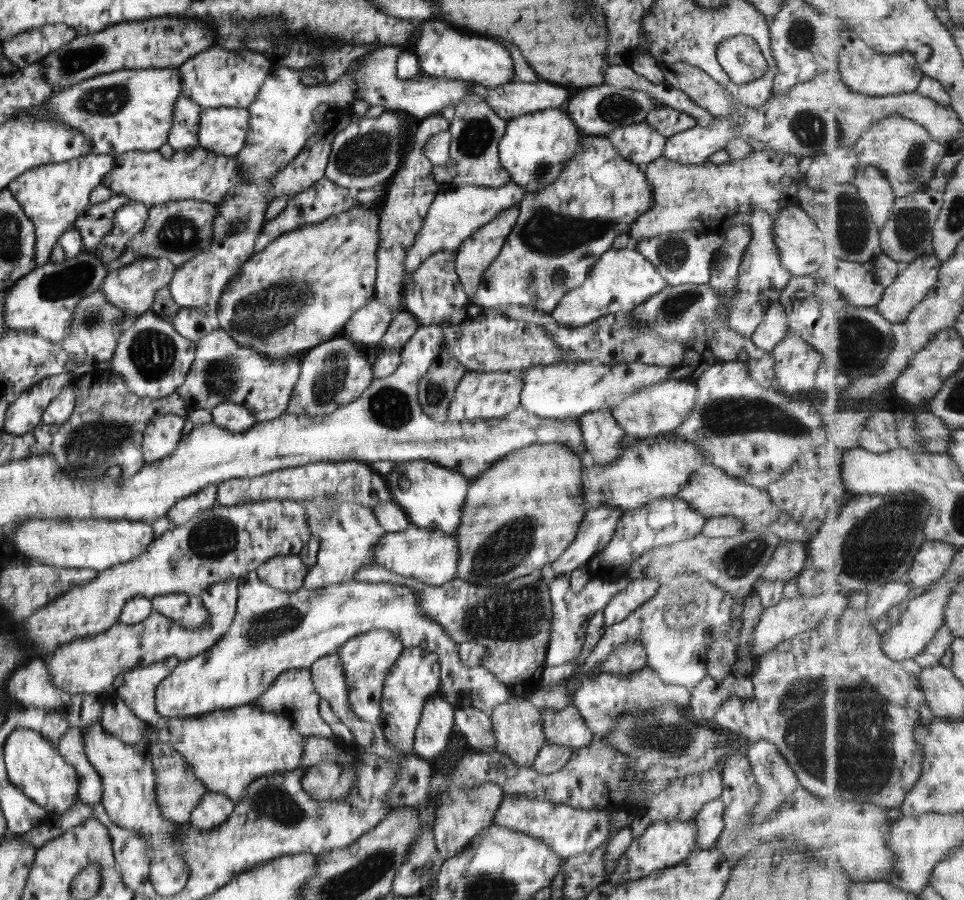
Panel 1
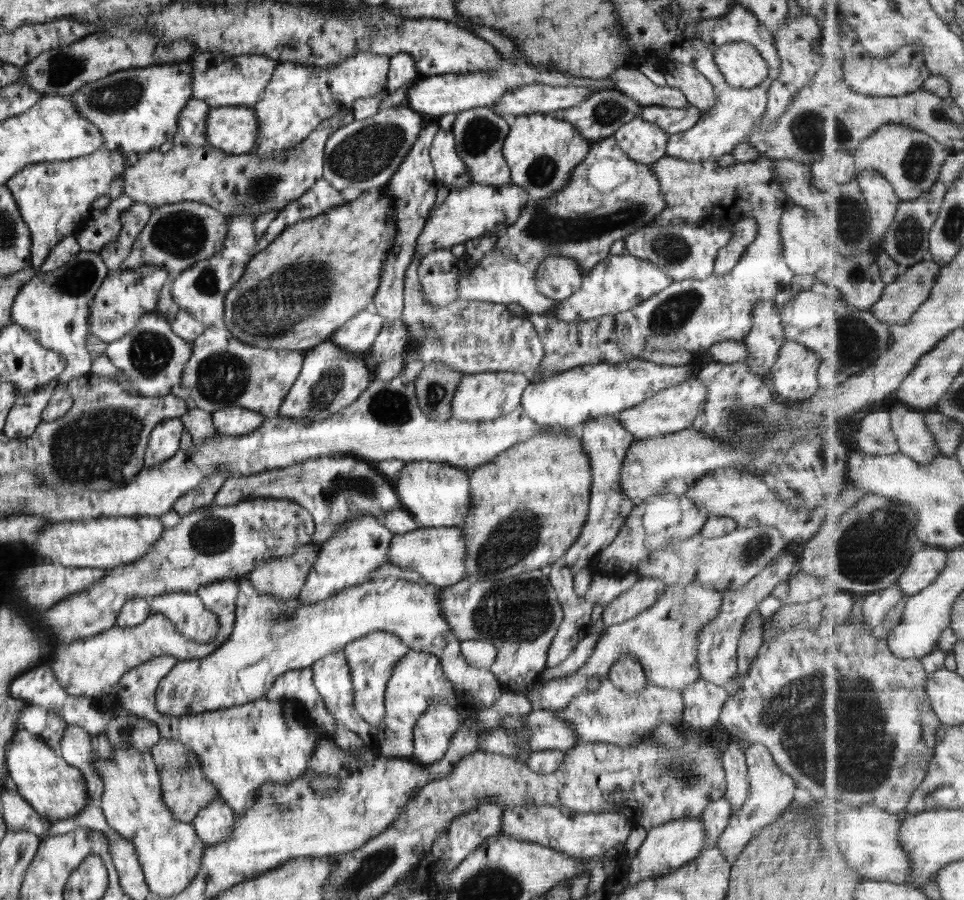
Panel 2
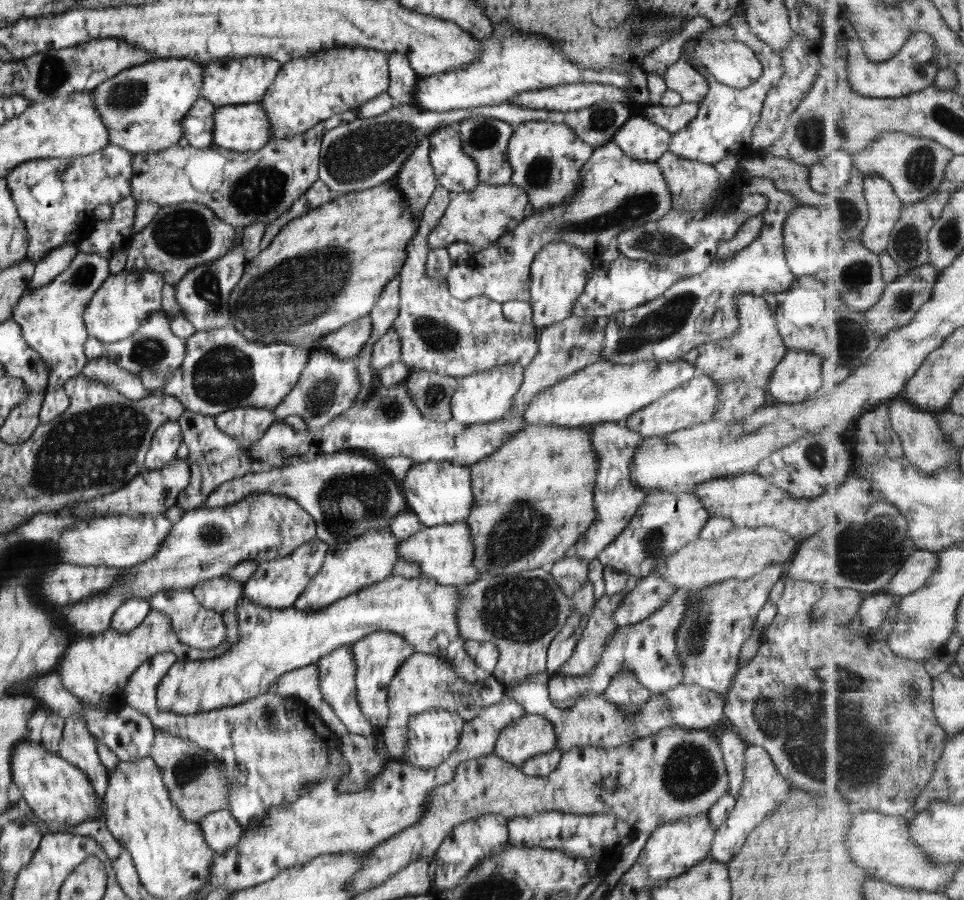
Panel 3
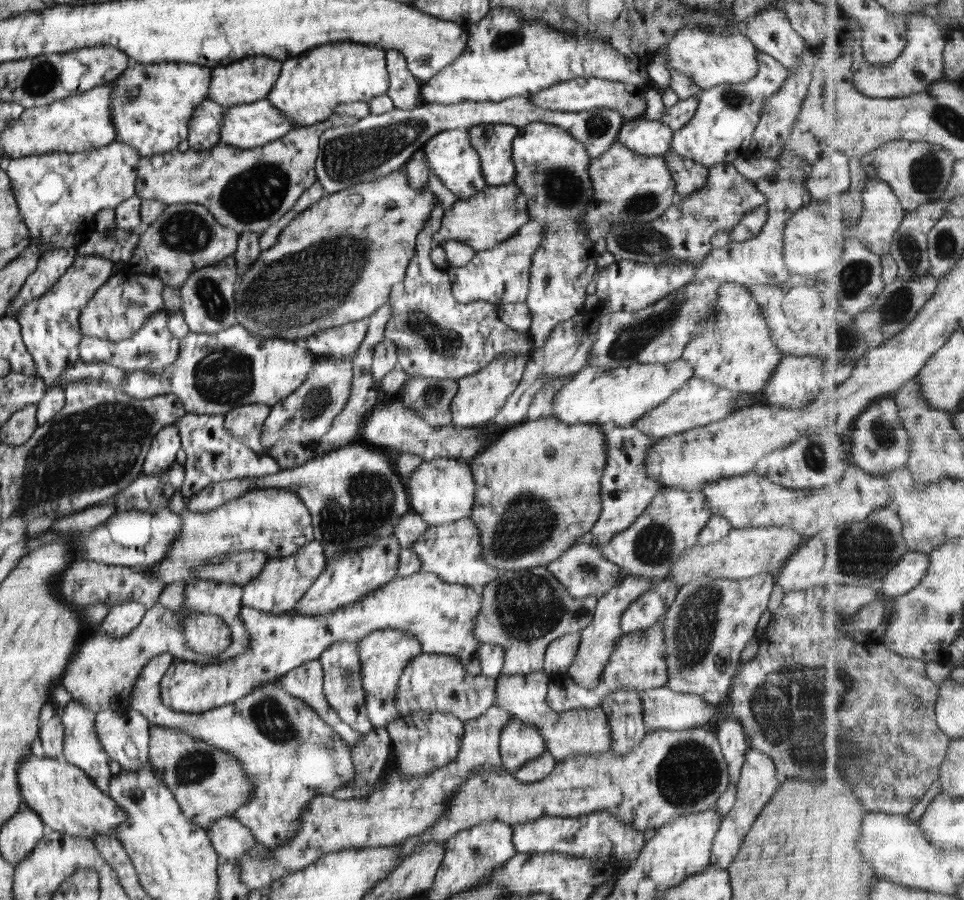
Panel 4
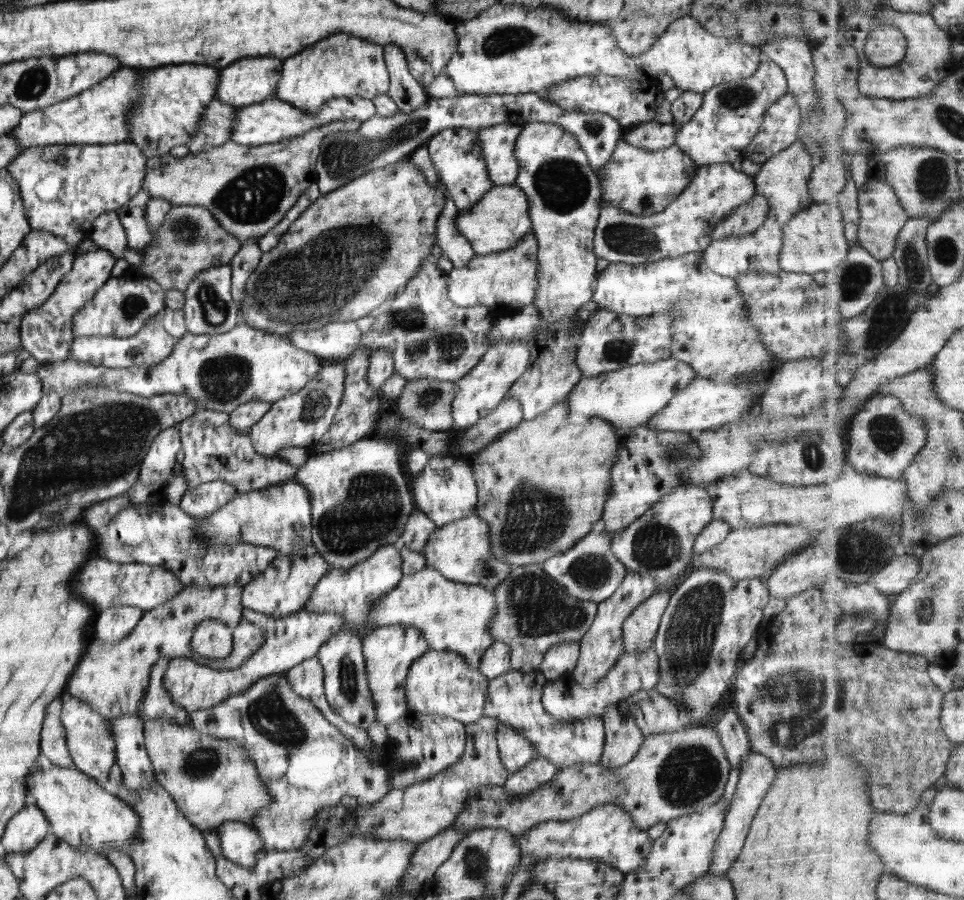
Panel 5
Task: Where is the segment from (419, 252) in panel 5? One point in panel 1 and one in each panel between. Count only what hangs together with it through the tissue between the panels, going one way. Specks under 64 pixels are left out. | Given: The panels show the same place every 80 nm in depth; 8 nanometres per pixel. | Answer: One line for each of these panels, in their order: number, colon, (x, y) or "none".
1: (300, 290)
2: (318, 273)
3: (322, 270)
4: (335, 262)

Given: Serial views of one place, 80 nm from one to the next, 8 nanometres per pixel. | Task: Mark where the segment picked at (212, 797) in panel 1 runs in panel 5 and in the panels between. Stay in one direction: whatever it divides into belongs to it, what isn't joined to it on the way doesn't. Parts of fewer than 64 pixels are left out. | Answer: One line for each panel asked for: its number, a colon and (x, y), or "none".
2: (212, 825)
3: (220, 831)
4: (229, 839)
5: (239, 843)

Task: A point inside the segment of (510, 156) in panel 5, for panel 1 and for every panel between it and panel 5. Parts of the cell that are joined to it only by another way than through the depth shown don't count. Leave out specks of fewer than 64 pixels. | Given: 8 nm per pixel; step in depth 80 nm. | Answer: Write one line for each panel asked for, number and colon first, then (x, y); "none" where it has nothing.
1: (475, 130)
2: (478, 132)
3: (483, 139)
4: (492, 142)

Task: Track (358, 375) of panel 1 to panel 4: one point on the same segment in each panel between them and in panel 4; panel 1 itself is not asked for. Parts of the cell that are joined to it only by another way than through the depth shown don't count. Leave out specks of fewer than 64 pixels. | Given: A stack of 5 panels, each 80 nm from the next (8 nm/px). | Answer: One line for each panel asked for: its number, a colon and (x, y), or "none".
2: (330, 379)
3: (327, 386)
4: (304, 416)

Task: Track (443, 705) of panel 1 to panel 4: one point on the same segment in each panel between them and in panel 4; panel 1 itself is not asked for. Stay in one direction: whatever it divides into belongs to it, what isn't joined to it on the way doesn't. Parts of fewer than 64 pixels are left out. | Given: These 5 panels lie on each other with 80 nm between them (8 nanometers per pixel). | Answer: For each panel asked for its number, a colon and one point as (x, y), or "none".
2: (433, 728)
3: (431, 736)
4: (422, 742)

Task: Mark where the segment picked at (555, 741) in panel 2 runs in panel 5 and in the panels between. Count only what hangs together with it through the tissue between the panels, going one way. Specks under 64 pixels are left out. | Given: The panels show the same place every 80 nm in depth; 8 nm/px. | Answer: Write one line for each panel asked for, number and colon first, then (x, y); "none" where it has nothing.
3: (530, 735)
4: (518, 742)
5: (514, 750)

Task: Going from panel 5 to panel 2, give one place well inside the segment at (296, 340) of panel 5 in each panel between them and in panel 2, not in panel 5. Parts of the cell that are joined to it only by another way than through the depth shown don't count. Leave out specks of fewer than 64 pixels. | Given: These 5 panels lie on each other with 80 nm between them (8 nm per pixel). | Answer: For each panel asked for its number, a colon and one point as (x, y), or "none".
2: (357, 335)
3: (345, 343)
4: (341, 342)

